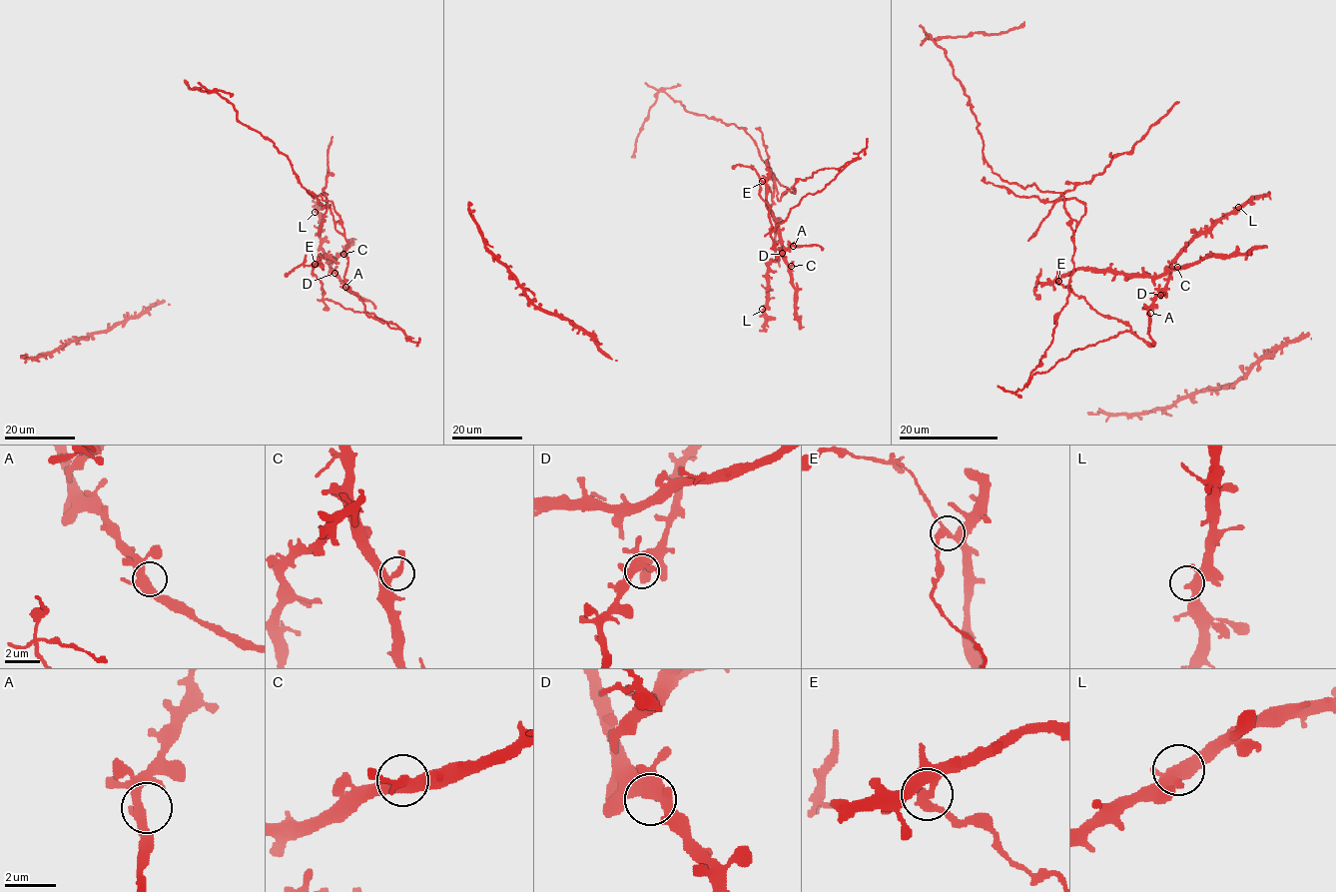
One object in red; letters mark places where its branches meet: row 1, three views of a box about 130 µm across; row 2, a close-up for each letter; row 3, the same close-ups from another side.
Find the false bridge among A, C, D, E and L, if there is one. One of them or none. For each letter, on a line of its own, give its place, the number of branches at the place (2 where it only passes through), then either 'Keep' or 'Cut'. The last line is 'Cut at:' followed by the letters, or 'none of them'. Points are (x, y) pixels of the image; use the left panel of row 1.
A: Place: (345, 287). Branches: 3. Keep
C: Place: (343, 254). Branches: 3. Keep
D: Place: (334, 273). Branches: 3. Keep
E: Place: (315, 264). Branches: 3. Cut
L: Place: (315, 212). Branches: 3. Keep
Cut at: E

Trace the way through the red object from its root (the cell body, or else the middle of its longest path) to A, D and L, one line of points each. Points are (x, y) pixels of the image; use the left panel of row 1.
A: (314, 275), (314, 265), (319, 256), (328, 256), (334, 261), (330, 267), (345, 287)
D: (314, 275), (314, 265), (320, 255), (334, 261), (330, 267), (334, 273)
L: (314, 275), (320, 255), (332, 259), (330, 267), (334, 269), (321, 247), (321, 218), (315, 212)

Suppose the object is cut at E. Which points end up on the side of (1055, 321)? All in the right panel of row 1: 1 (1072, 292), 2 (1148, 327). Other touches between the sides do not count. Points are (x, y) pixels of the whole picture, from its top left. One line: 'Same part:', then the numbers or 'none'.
Same part: 1

